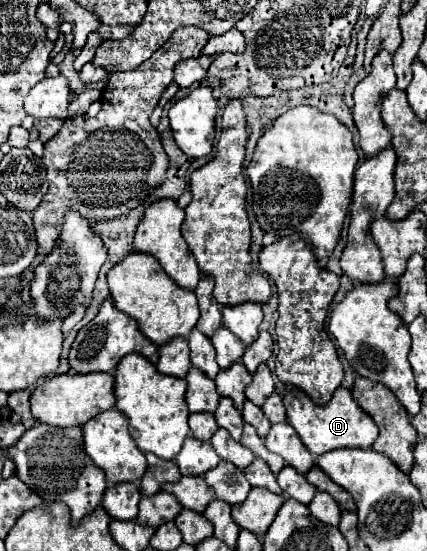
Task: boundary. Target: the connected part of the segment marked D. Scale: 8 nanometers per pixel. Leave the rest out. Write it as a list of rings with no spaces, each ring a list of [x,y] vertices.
[[[344,386],[336,388],[332,400],[324,406],[316,406],[300,388],[288,388],[288,392],[284,394],[284,406],[288,424],[298,432],[300,440],[314,456],[338,448],[372,448],[372,444],[376,442],[378,428],[374,420],[354,402],[352,392]]]

